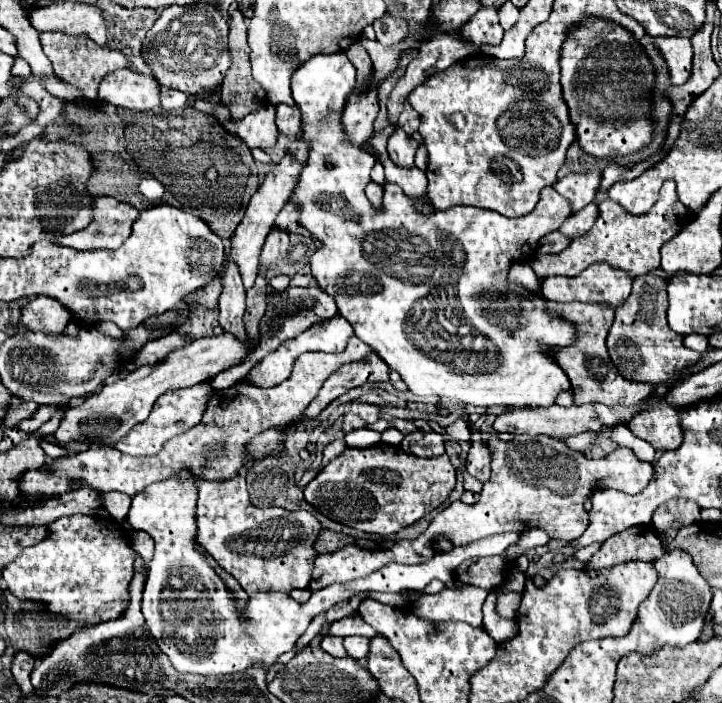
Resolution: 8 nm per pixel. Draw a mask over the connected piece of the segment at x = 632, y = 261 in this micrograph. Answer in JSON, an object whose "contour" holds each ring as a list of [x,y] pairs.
{"contour":[[[667,180],[663,184],[659,200],[643,216],[631,216],[621,206],[617,206],[613,200],[605,198],[599,204],[599,218],[589,232],[571,240],[571,244],[561,254],[549,254],[549,256],[537,254],[531,262],[531,268],[535,270],[539,280],[553,276],[553,274],[557,274],[557,276],[577,276],[579,272],[583,272],[587,266],[591,266],[595,262],[605,262],[605,264],[613,266],[615,270],[623,270],[631,276],[647,274],[651,268],[659,266],[659,248],[667,240],[671,240],[691,220],[693,220],[691,210],[687,210],[679,202],[673,180]]]}

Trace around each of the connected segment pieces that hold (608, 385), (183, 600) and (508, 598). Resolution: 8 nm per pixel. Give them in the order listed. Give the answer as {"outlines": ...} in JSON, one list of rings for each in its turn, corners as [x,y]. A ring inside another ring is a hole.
{"outlines":[[[[545,300],[549,314],[569,322],[575,326],[575,340],[571,346],[557,346],[557,348],[549,348],[547,354],[553,356],[557,360],[557,364],[563,368],[563,372],[569,376],[571,384],[573,384],[573,392],[577,398],[577,404],[605,404],[605,406],[635,406],[637,402],[643,402],[651,392],[653,386],[643,384],[643,382],[631,382],[625,380],[613,366],[607,346],[605,346],[605,338],[607,332],[611,328],[611,322],[615,318],[615,308],[613,306],[599,306],[599,304],[585,304],[585,302],[569,302],[569,304],[561,304],[561,302],[551,302]]],[[[179,474],[167,482],[149,484],[133,496],[127,522],[133,530],[145,530],[155,540],[155,556],[149,562],[141,606],[147,630],[179,672],[223,676],[245,670],[257,662],[267,668],[279,654],[293,650],[293,644],[307,630],[311,618],[351,598],[355,592],[349,588],[349,582],[333,584],[312,593],[303,604],[285,592],[259,592],[249,596],[247,610],[237,610],[221,578],[195,552],[197,486],[197,478]],[[203,614],[205,622],[201,620]],[[193,616],[199,616],[205,632],[193,624]]],[[[501,592],[497,594],[497,612],[501,618],[505,618],[505,606],[513,606],[513,616],[519,608],[521,602],[521,592]]]]}

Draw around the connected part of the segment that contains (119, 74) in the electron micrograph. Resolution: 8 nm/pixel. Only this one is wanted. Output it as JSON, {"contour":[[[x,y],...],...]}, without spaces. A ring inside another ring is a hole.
{"contour":[[[123,68],[99,82],[99,98],[129,110],[151,110],[159,106],[159,86],[149,72],[141,74]]]}

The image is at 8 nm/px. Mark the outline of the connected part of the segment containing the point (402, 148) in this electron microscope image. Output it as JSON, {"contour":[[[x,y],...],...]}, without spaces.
{"contour":[[[395,124],[395,132],[387,140],[387,152],[389,152],[389,158],[395,162],[395,166],[399,166],[399,168],[411,168],[411,166],[415,166],[413,164],[415,150],[417,150],[417,142],[413,138],[409,138]]]}

